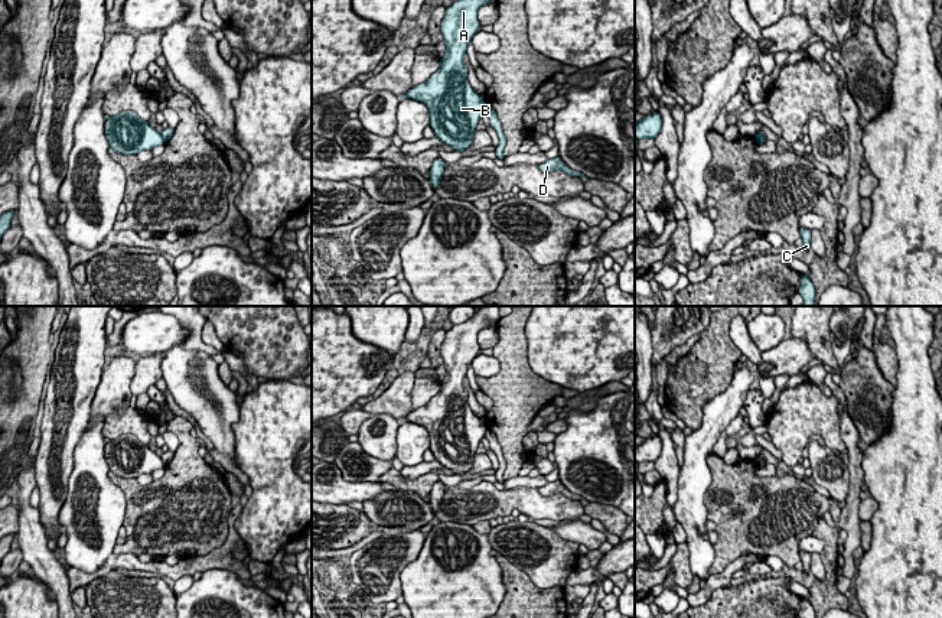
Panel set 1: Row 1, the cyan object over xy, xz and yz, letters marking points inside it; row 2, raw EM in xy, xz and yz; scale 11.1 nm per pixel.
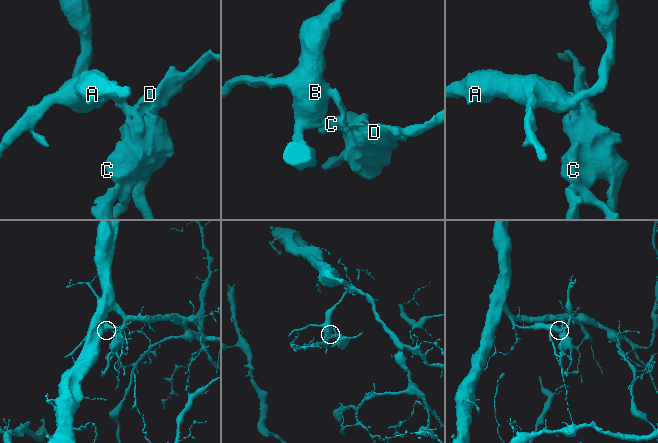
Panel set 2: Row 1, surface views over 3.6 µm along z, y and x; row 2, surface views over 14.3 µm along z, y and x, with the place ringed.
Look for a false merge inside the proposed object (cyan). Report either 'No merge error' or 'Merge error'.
Merge error

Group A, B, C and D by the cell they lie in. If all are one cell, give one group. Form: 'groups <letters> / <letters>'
groups A B / C D

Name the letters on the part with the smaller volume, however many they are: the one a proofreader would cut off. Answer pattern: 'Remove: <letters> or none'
Remove: C, D

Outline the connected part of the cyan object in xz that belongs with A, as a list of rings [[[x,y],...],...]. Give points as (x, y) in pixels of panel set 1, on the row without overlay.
[[[482,306],[473,318],[446,331],[440,349],[446,375],[439,393],[400,420],[426,427],[436,461],[454,475],[470,471],[477,445],[486,433],[486,426],[467,404],[463,381],[469,365],[480,352],[477,334],[498,323],[499,308]]]

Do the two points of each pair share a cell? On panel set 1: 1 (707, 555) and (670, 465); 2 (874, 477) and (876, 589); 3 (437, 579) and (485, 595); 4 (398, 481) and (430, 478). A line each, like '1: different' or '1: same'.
1: different
2: same
3: same
4: same

